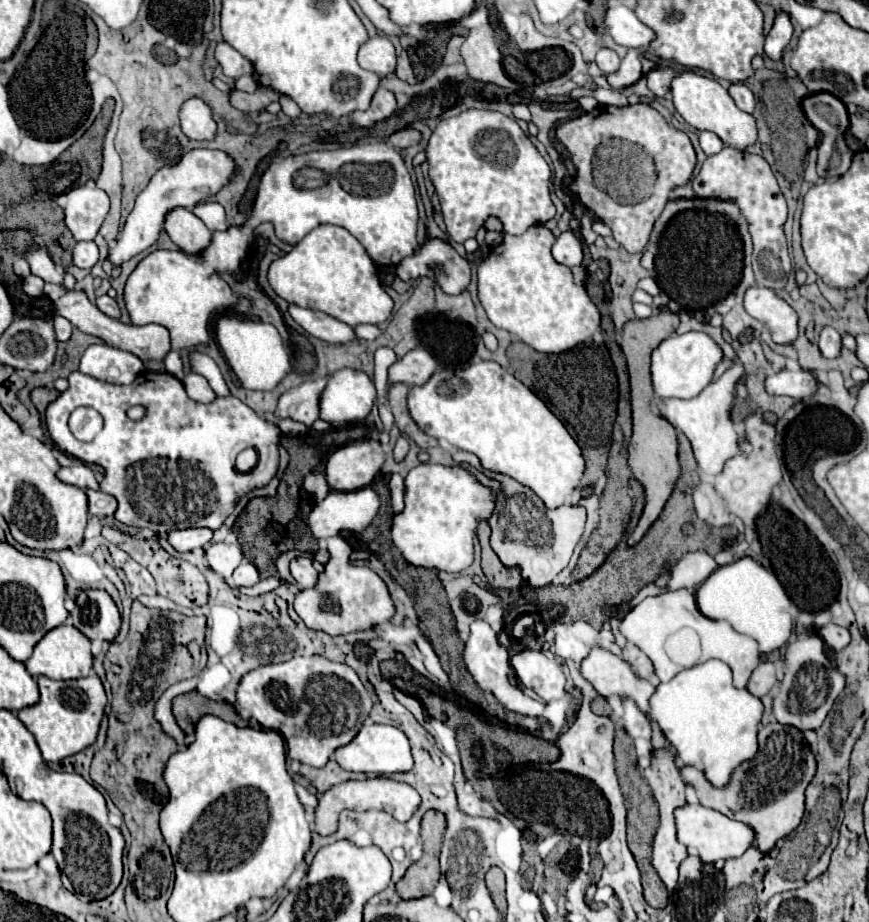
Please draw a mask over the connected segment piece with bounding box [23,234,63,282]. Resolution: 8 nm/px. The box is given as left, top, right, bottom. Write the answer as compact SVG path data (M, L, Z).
M33 234L33 236L35 236L35 238L37 238L37 242L41 244L41 248L39 248L39 250L31 250L31 252L23 254L23 256L29 260L31 272L33 272L33 274L37 274L37 276L41 276L45 282L61 282L61 280L63 280L63 272L59 272L59 270L55 268L53 260L49 258L49 254L47 254L47 250L45 250L43 242L39 240L39 236L37 236L37 234Z

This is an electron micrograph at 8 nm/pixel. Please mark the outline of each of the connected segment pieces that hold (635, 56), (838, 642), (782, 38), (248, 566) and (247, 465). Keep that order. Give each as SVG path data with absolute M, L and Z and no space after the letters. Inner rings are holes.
M631 48L627 52L627 56L623 58L619 70L615 74L609 74L607 76L607 82L613 90L623 90L623 88L629 88L633 86L639 78L641 78L641 60L639 56L643 54L643 50L635 50Z
M825 624L825 626L821 626L819 630L817 630L817 634L823 638L823 642L829 646L829 648L833 648L835 652L841 652L847 644L849 644L849 640L851 640L851 636L849 636L849 630L847 628L841 628L841 626L837 626L837 624Z
M783 10L775 12L773 28L765 38L765 54L773 60L779 60L783 54L783 48L789 44L789 38L793 34L793 26L789 20L789 14Z
M243 560L241 566L233 572L233 580L235 580L237 586L253 586L253 584L257 584L261 578L259 578L257 568L255 568L249 560Z
M247 448L237 456L237 470L239 472L249 472L251 468L255 468L257 464L257 450L255 448Z

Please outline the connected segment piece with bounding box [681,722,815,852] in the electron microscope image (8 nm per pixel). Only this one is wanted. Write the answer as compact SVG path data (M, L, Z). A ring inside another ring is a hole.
M777 722L763 726L763 736L759 736L759 750L753 760L745 760L733 770L729 784L725 788L713 788L705 774L697 766L683 766L681 776L697 792L699 802L705 808L713 808L733 820L741 820L753 828L757 836L755 848L759 852L769 852L775 842L791 834L803 816L805 808L805 788L815 774L815 756L809 750L803 734L793 726L781 726Z

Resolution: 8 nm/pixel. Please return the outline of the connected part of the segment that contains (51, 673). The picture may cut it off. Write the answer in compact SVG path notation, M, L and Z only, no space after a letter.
M61 624L61 628L53 628L53 632L47 632L35 646L31 658L25 662L27 672L37 678L37 676L47 676L51 680L73 680L73 678L83 678L91 672L93 666L93 656L91 656L91 642L87 636L81 636L77 628L69 624Z

